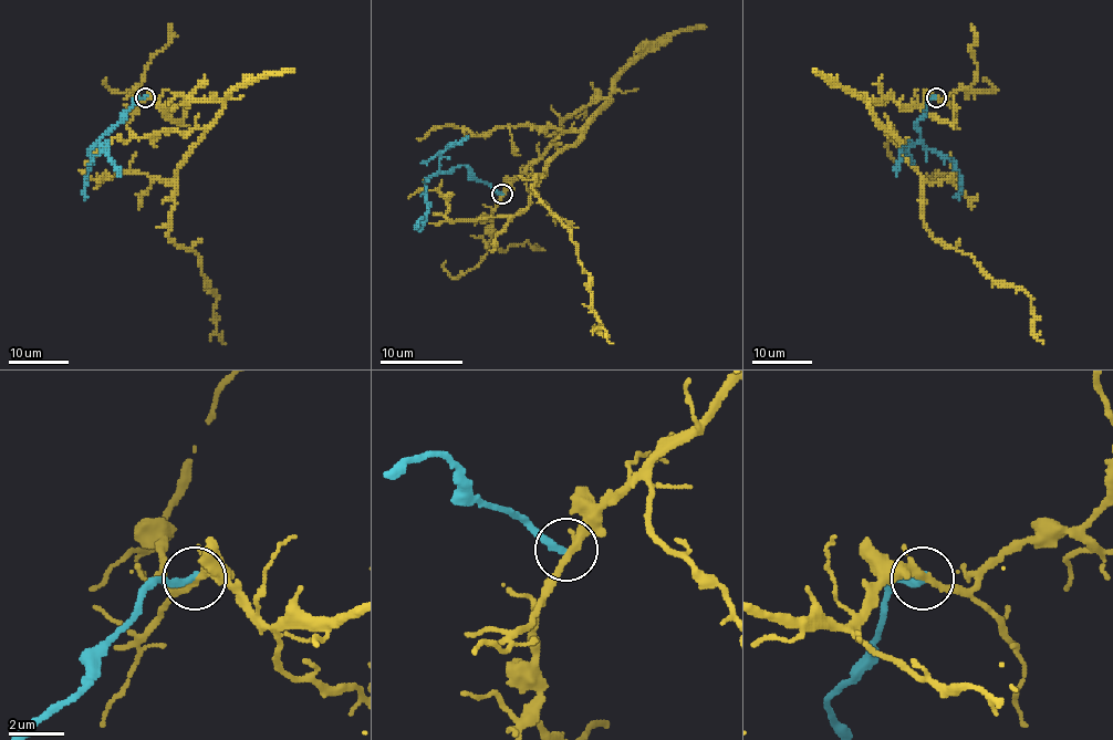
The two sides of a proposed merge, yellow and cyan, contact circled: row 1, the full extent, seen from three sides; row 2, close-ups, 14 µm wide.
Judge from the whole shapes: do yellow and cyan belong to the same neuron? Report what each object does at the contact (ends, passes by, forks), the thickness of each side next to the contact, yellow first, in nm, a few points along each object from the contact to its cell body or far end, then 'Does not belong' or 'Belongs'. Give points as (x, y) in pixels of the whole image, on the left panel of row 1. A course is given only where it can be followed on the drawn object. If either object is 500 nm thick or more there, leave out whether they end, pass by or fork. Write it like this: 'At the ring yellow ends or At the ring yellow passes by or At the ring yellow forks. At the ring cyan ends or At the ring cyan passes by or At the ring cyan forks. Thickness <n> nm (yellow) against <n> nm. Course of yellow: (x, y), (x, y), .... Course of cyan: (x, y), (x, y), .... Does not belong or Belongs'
At the ring yellow forks. At the ring cyan ends. Thickness 240 nm (yellow) against 260 nm. Course of yellow: (145, 97), (162, 106), (187, 97), (221, 105), (178, 168), (167, 233), (199, 258), (226, 344). Course of cyan: (145, 97), (135, 101), (127, 114), (90, 148), (90, 170), (84, 194), (89, 198). Does not belong

